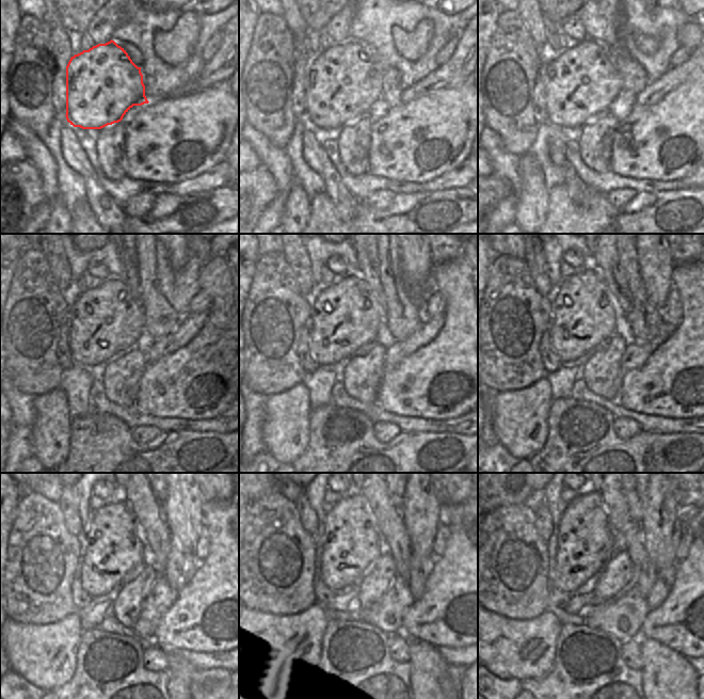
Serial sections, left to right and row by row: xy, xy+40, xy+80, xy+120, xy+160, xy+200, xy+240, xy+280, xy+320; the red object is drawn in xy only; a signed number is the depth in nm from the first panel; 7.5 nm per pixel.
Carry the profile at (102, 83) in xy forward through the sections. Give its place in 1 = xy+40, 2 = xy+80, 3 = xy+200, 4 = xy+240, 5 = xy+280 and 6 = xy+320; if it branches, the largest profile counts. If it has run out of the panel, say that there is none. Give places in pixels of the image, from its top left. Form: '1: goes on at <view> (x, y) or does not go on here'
1: goes on at xy+40 (341, 83)
2: goes on at xy+80 (581, 82)
3: goes on at xy+200 (585, 312)
4: goes on at xy+240 (115, 541)
5: goes on at xy+280 (351, 542)
6: goes on at xy+320 (586, 542)

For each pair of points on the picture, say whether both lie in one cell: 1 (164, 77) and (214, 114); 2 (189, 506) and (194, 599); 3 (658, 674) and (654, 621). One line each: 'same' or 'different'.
1: different
2: different
3: different

